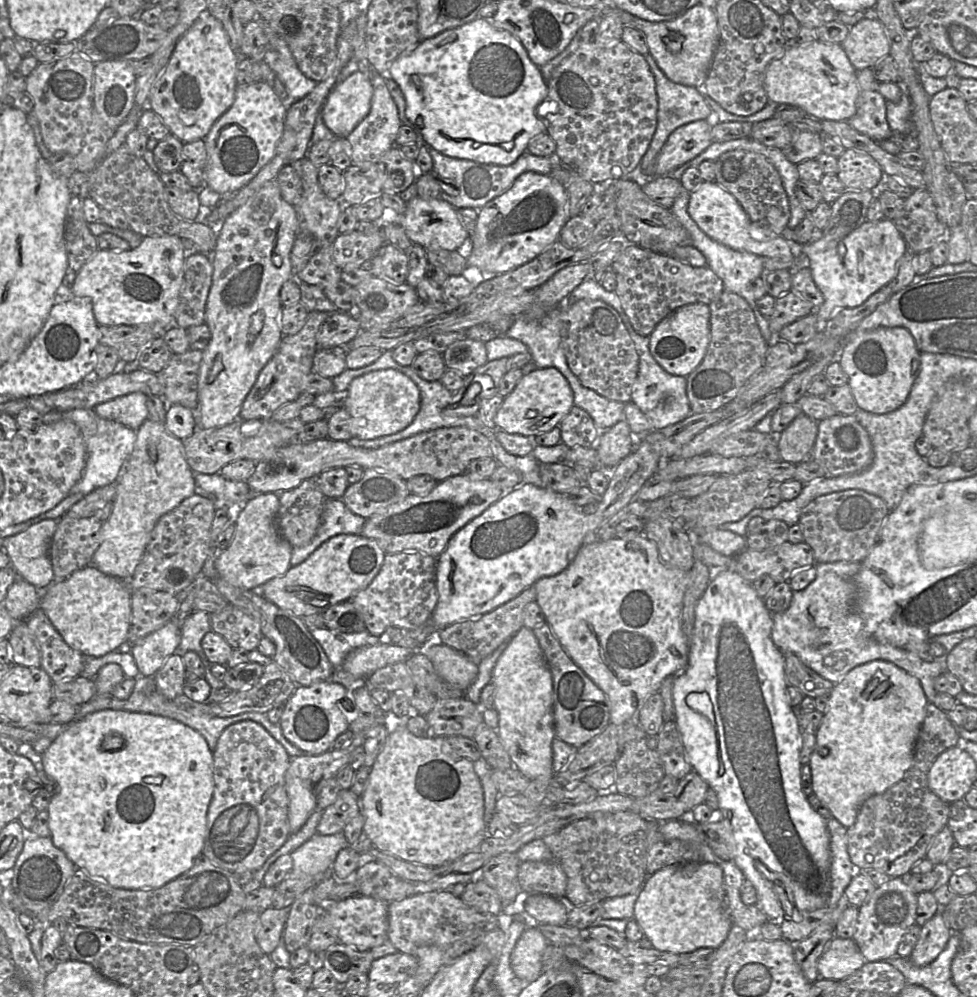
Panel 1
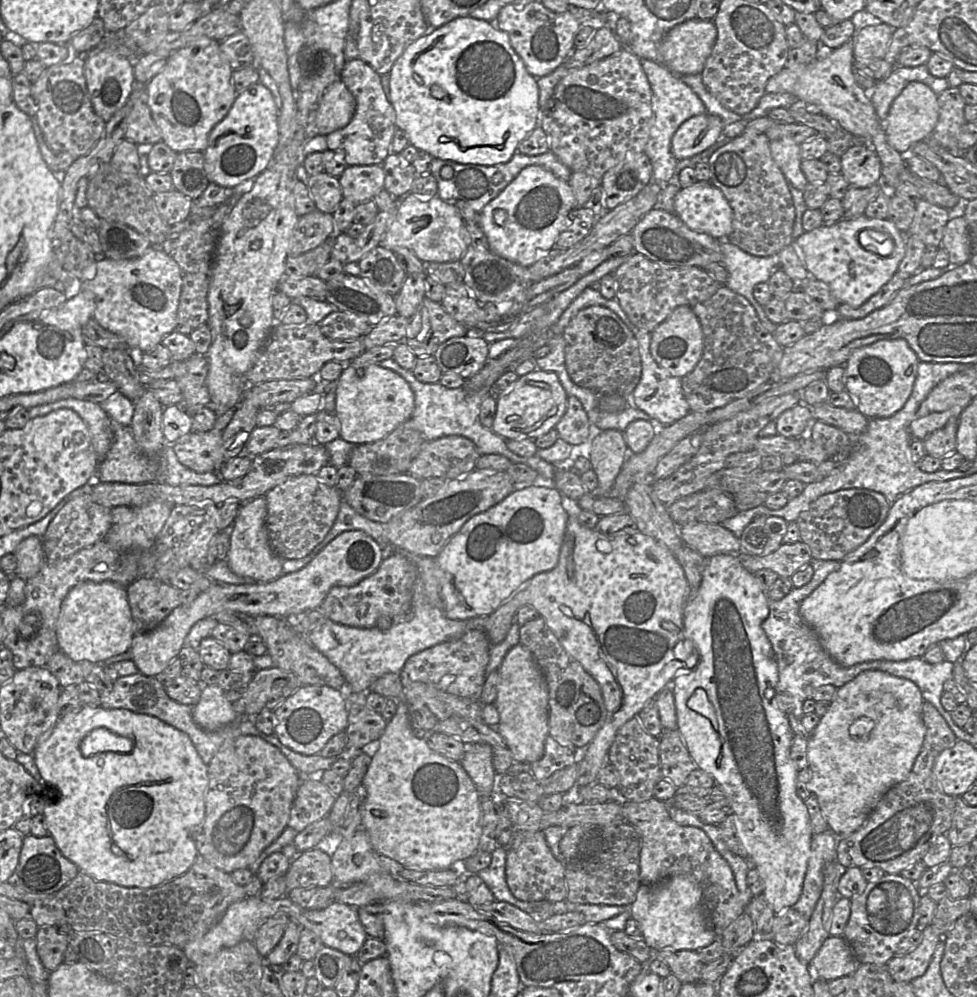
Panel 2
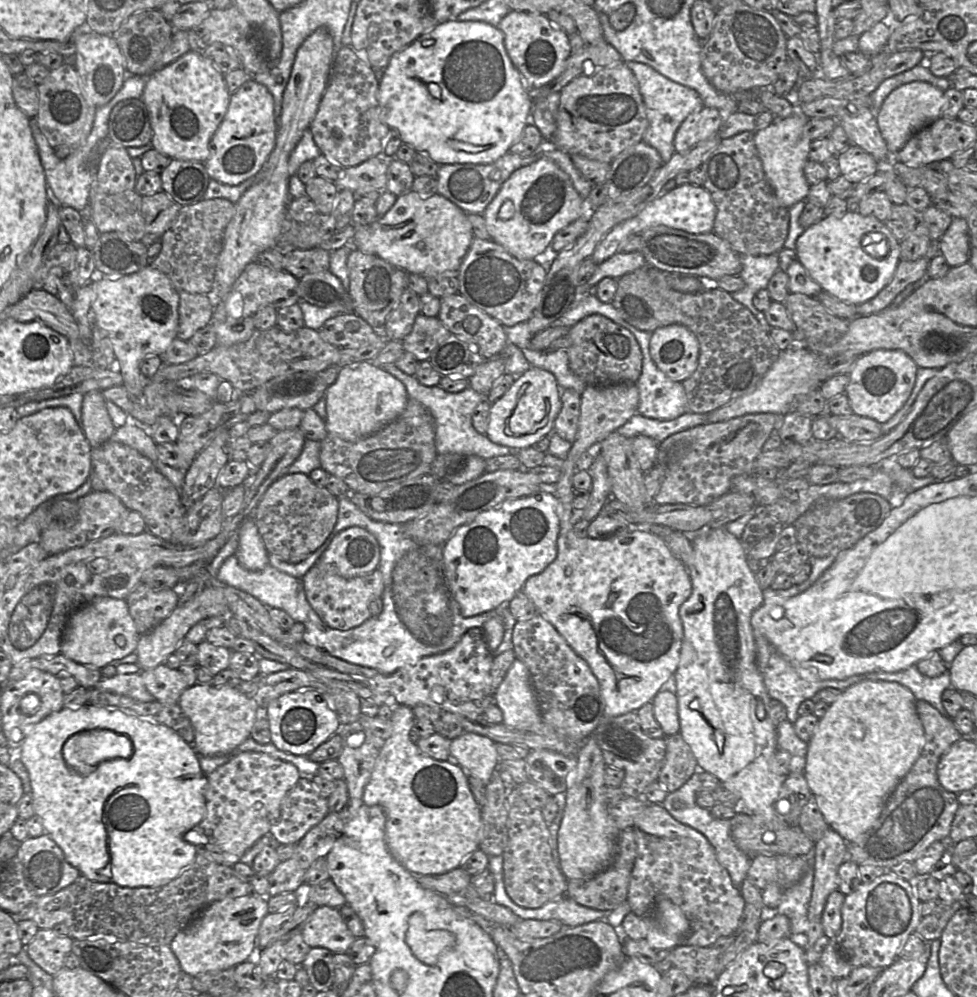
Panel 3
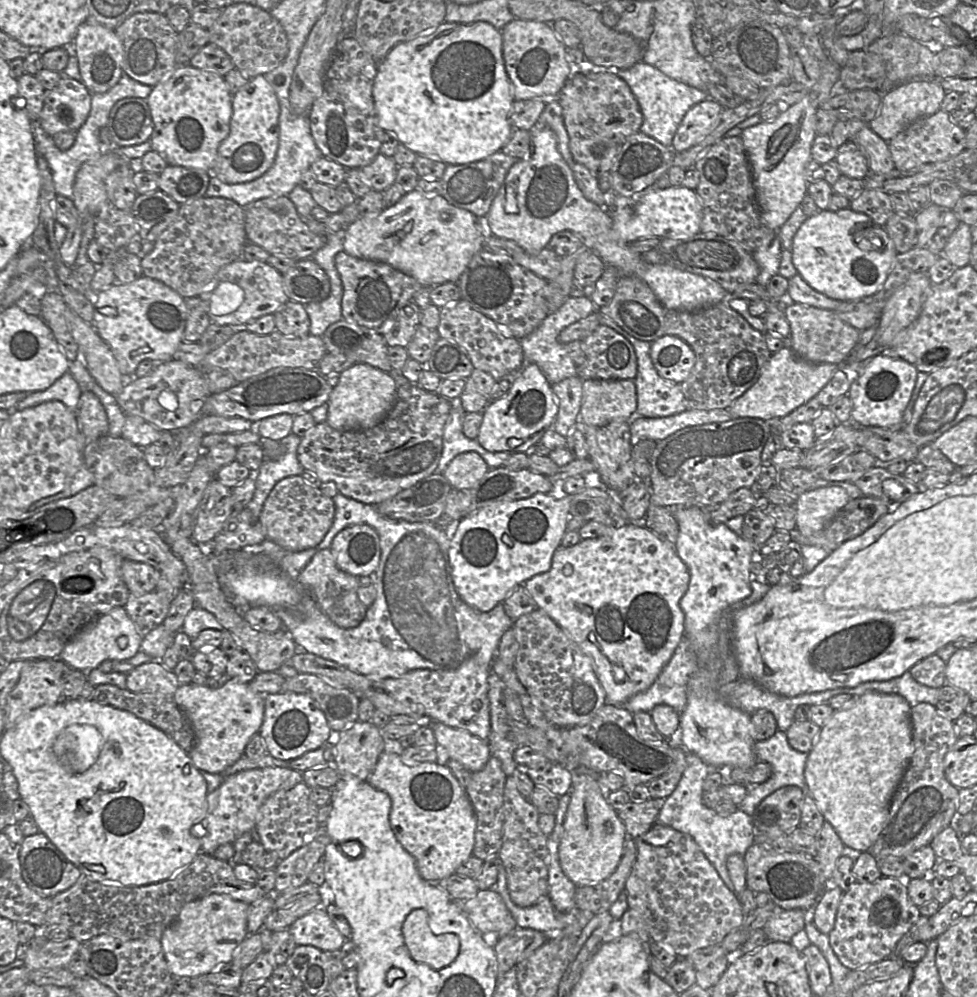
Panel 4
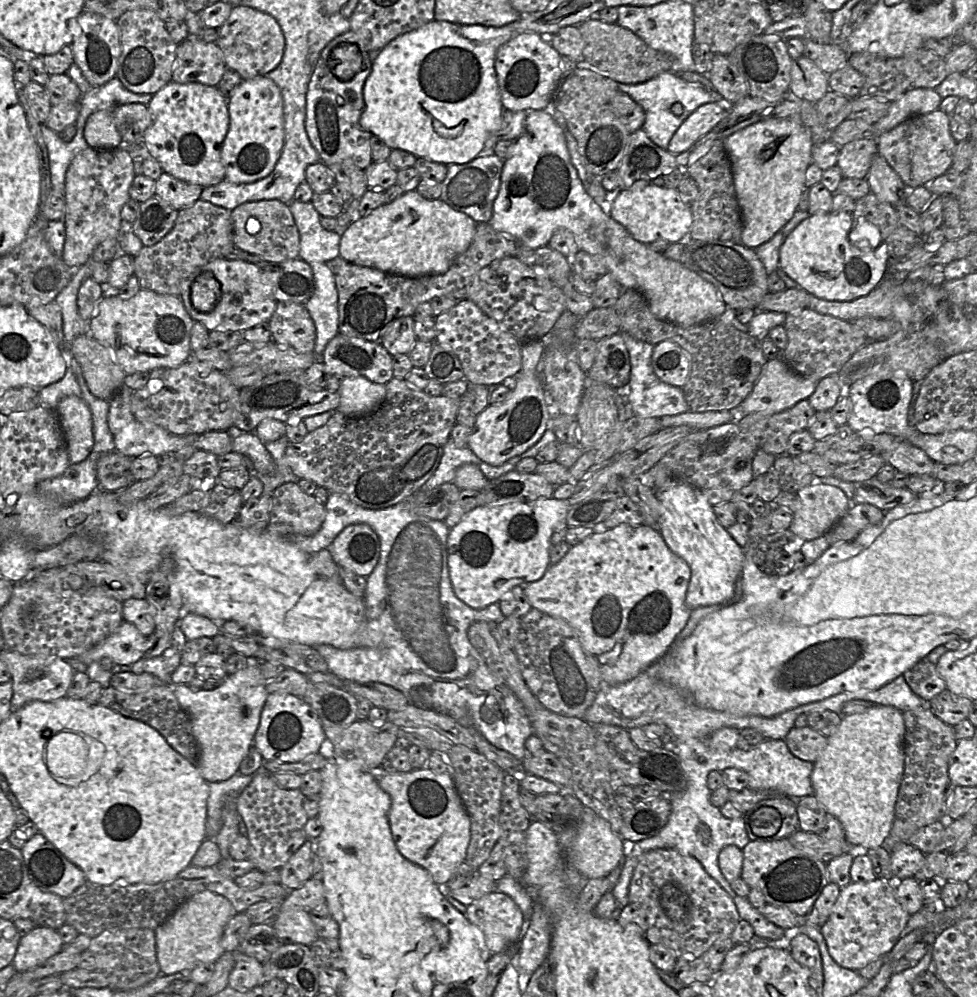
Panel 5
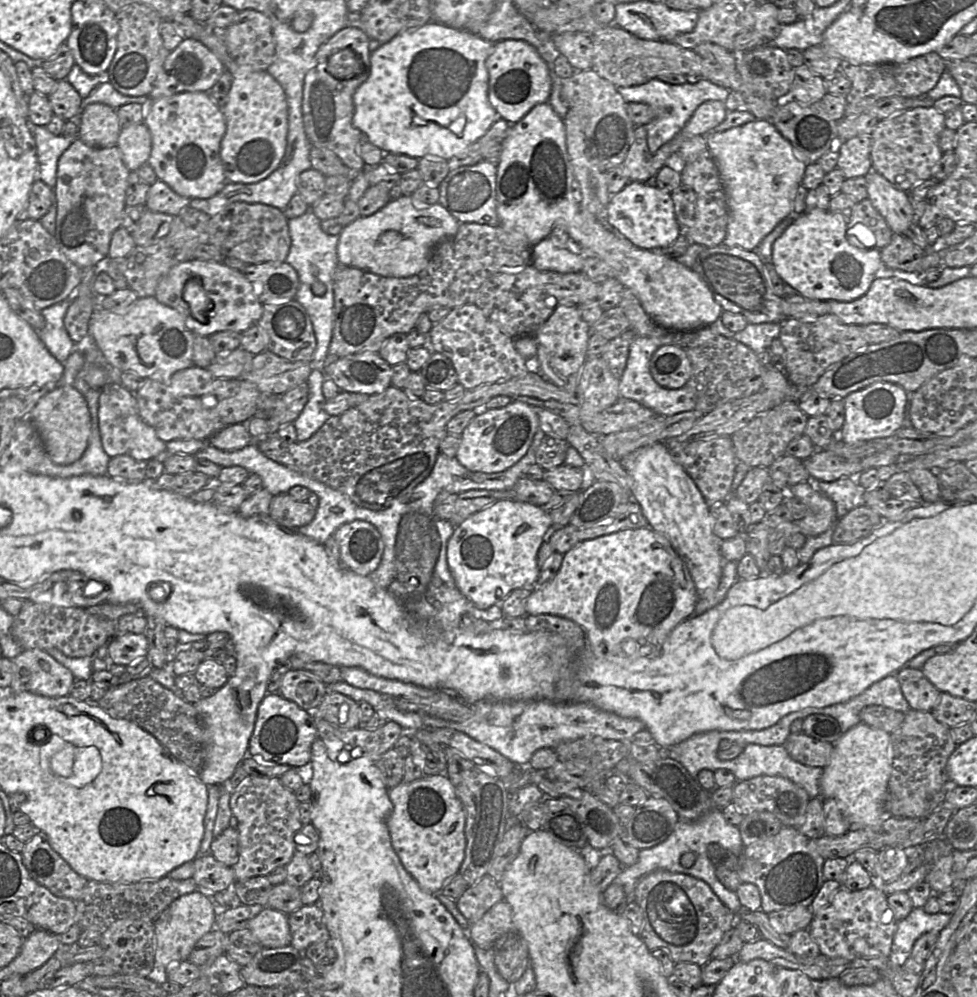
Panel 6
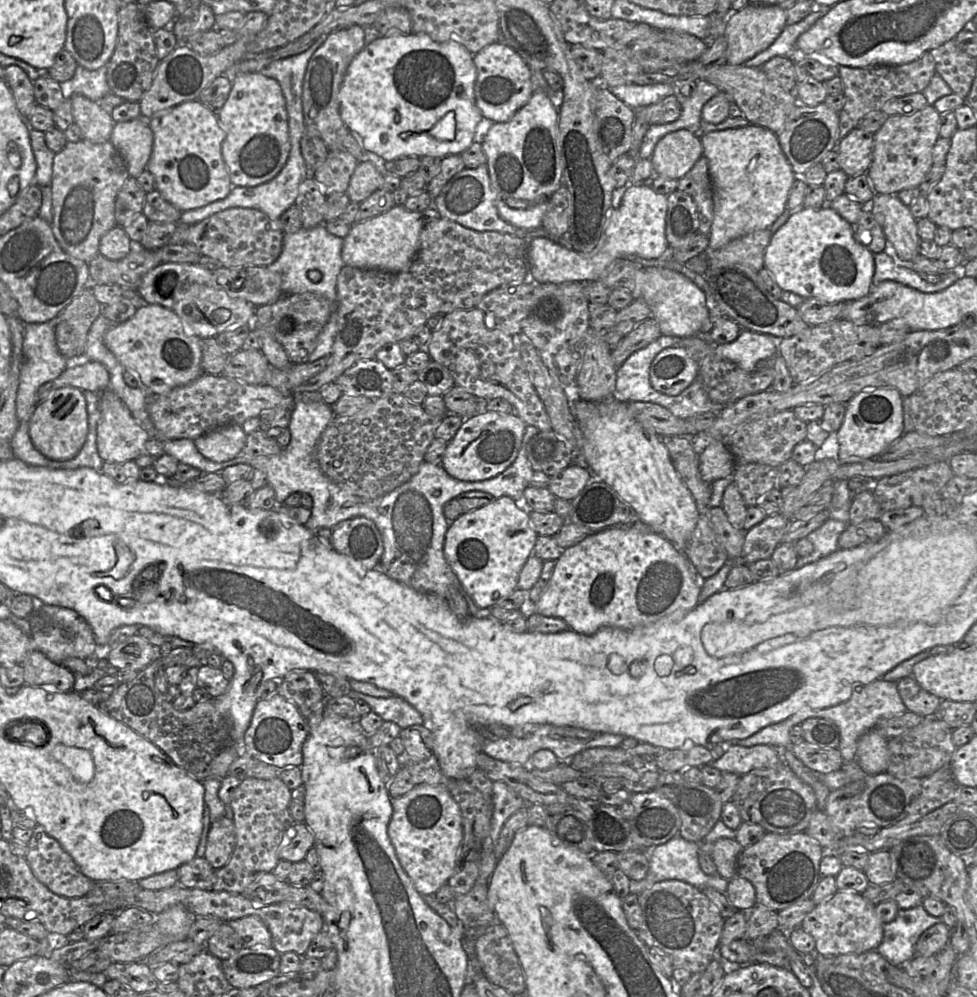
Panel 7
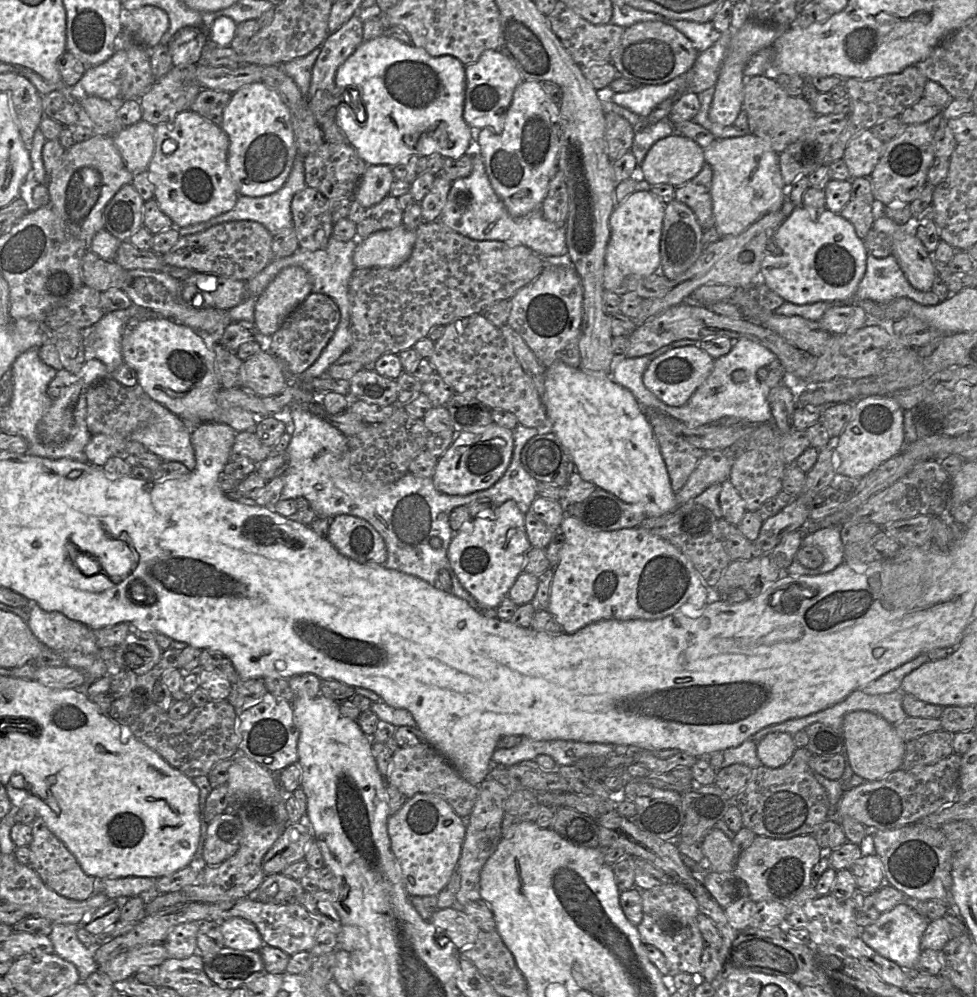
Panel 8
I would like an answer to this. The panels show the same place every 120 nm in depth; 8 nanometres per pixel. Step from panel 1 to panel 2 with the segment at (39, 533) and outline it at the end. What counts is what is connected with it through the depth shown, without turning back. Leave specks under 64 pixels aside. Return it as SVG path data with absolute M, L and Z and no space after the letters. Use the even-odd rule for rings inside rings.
M29 536L14 551L17 558L15 574L24 580L34 577L46 563L42 537Z

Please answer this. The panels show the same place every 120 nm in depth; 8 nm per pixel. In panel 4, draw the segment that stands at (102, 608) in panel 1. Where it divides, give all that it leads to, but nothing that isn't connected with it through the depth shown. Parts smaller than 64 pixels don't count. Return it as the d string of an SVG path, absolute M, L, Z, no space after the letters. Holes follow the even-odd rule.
M114 607L83 626L65 645L59 658L72 669L88 672L106 660L127 661L141 649L144 635L137 629L124 607Z

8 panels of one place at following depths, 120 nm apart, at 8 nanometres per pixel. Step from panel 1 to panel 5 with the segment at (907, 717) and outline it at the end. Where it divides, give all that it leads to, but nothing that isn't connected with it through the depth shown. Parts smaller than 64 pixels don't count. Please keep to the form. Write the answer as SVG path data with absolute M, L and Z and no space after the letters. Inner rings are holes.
M874 704L862 713L842 715L840 725L814 762L813 795L840 821L845 839L854 849L867 851L888 843L904 773L904 738L903 713L892 706Z

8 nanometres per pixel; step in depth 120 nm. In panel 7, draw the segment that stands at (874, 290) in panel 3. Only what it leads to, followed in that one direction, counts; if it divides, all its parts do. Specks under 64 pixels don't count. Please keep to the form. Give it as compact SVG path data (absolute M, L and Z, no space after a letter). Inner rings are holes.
M825 205L820 209L801 207L772 234L764 254L764 266L778 286L805 299L817 298L828 302L846 302L866 296L872 288L875 270L874 254L854 237L853 226L834 209Z

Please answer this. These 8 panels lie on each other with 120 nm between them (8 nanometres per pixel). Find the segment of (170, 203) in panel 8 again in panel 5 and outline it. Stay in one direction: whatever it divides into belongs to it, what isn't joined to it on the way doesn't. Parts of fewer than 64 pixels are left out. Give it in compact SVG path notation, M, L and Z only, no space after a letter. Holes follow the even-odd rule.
M168 82L147 105L150 124L143 136L146 156L156 159L163 172L203 188L225 178L221 147L229 129L228 100L214 86L198 82Z

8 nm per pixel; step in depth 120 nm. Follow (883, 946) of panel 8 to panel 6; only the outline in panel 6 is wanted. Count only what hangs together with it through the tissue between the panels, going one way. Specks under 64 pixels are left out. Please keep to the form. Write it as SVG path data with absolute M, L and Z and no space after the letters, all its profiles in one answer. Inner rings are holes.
M923 907L913 908L902 920L898 921L893 937L892 955L903 959L910 955L915 941L923 934L939 934L951 919L950 914L938 912L929 914Z

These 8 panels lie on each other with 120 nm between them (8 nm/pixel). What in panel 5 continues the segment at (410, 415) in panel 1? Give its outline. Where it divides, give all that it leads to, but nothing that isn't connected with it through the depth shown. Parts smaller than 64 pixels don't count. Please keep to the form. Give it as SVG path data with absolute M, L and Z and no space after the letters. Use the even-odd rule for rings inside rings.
M346 377L340 380L338 393L338 412L347 416L365 416L373 413L384 402L386 386L364 377Z

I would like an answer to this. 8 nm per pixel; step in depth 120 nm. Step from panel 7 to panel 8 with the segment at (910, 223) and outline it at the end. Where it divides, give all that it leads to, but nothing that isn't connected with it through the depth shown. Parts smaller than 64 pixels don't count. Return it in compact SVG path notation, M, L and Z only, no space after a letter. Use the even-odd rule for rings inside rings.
M877 214L870 230L890 237L892 254L909 283L922 292L931 291L938 277L931 254L917 238L911 225L899 225L884 214Z

